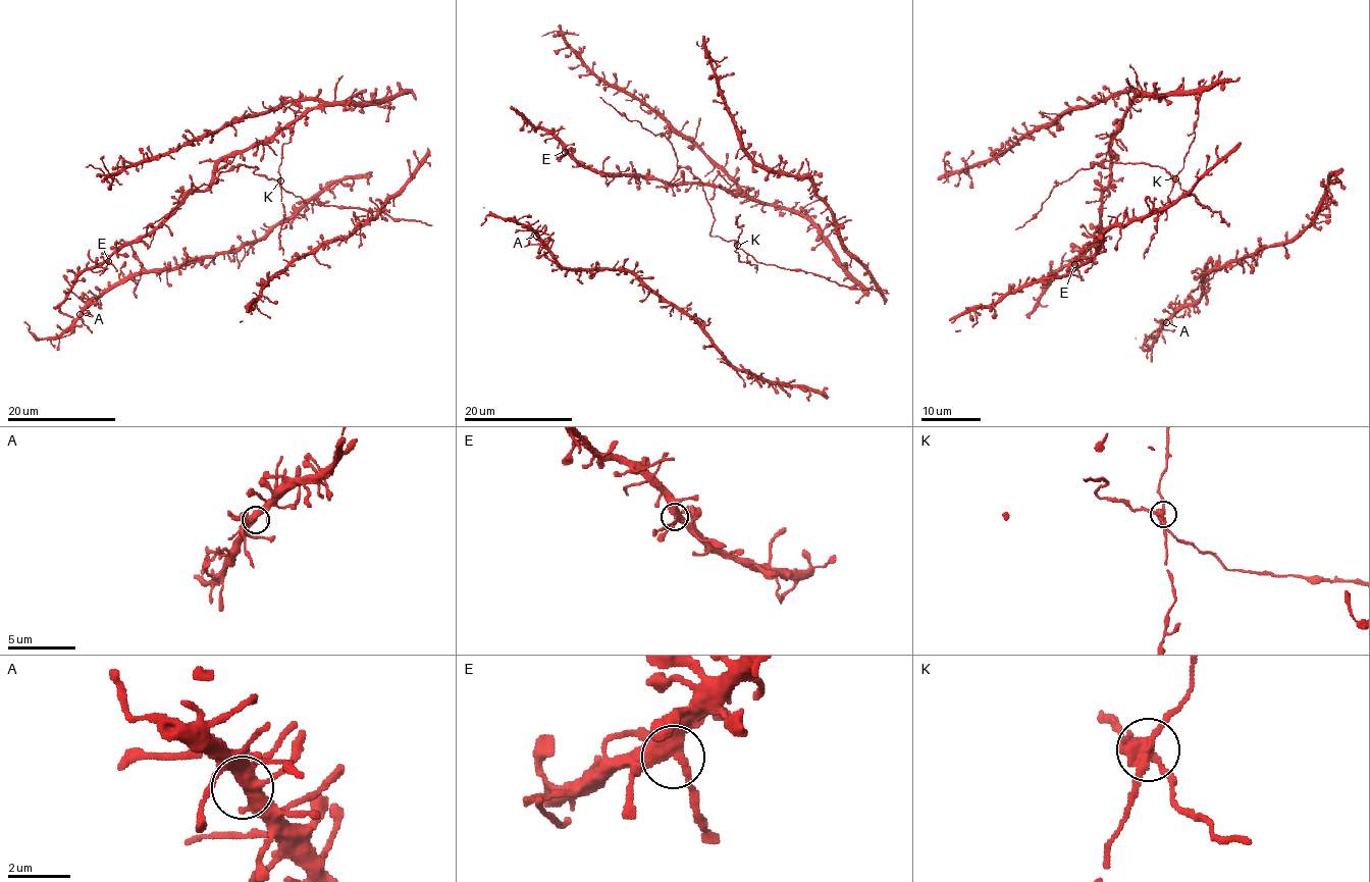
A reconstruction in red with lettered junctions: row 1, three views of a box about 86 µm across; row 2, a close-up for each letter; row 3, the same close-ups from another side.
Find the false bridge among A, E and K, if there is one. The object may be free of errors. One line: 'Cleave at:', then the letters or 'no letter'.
Cleave at: no letter

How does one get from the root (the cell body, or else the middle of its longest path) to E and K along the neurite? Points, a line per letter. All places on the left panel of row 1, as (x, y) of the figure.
E: (213, 173), (211, 182), (203, 190), (193, 190), (154, 228), (125, 242), (108, 261)
K: (213, 173), (221, 168), (221, 171), (229, 171), (233, 167), (247, 165), (256, 167), (255, 173), (280, 180)

